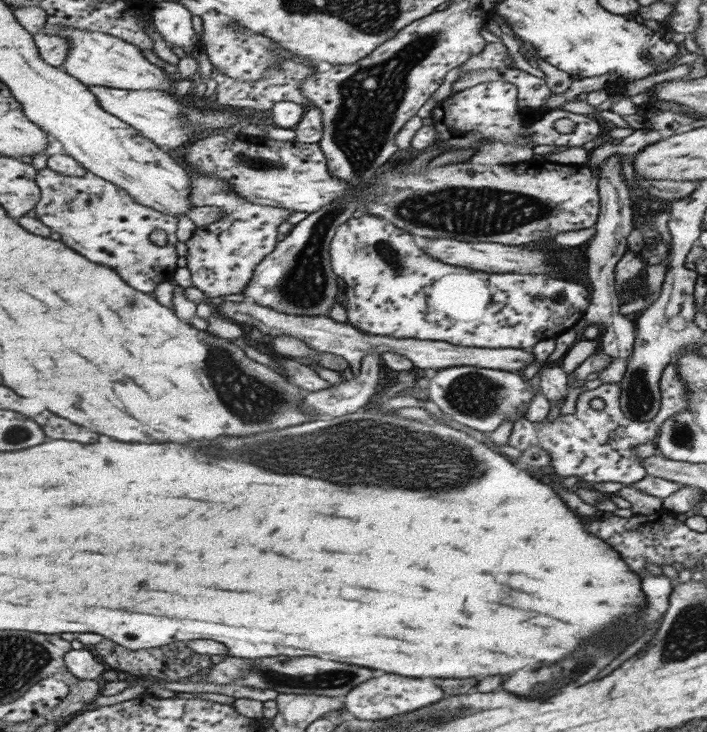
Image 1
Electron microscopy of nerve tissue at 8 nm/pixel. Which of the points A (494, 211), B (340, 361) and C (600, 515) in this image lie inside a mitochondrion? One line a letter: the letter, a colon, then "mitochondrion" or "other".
A: mitochondrion
B: other
C: other

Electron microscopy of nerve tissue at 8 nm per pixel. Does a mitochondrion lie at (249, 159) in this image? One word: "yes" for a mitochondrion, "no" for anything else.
yes

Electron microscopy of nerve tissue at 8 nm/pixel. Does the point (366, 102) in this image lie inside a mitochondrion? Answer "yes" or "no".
yes

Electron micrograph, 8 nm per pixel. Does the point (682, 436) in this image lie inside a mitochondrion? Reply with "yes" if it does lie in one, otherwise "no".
yes

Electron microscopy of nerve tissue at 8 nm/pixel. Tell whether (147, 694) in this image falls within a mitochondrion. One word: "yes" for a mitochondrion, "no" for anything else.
no

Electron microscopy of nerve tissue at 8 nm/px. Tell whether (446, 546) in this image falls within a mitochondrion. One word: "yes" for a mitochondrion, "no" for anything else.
no

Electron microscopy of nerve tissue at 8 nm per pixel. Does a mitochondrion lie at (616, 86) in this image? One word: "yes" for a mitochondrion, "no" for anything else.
no

